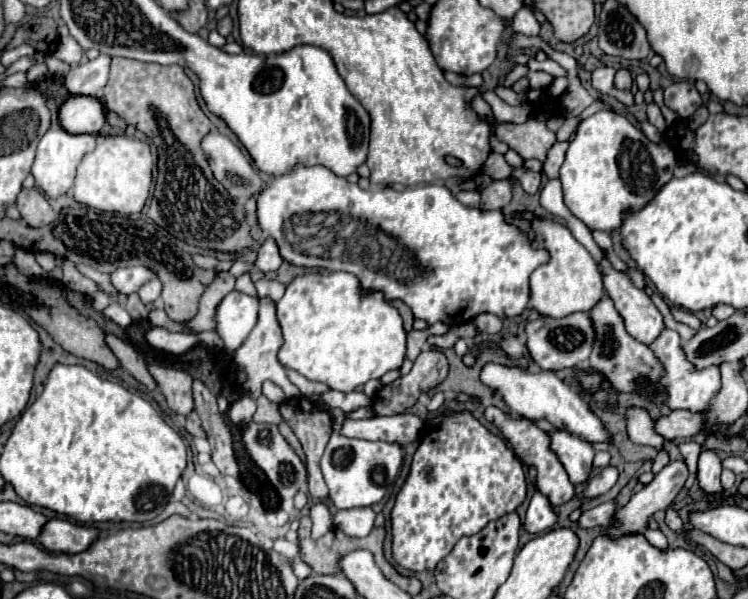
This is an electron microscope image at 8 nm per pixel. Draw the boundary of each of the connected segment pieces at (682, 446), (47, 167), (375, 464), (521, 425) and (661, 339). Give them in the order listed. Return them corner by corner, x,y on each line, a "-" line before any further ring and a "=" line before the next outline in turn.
693,439
679,443
679,453
685,457
685,463
687,463
689,470
689,477
684,485
686,490
689,490
692,487
692,484
696,479
697,457
699,457
699,451
701,451
701,445
699,445
697,441
693,441
=
49,129
37,145
35,163
31,167
37,187
51,199
65,195
73,187
73,179
75,179
79,161
83,159
85,153
93,149
95,149
95,135
73,135
73,133
67,133
65,129
=
331,409
331,417
333,417
333,435
321,459
321,469
329,487
331,501
335,503
337,509
355,509
355,507
369,507
373,503
379,503
389,491
389,485
393,485
399,467
403,463
401,445
387,441
341,437
339,427
343,423
343,411
=
495,405
485,407
485,419
499,429
503,439
511,445
511,449
523,461
523,465
525,465
525,457
527,457
527,465
537,469
537,489
545,497
549,497
553,507
557,507
557,505
561,505
573,497
575,487
571,485
569,475
565,473
565,467
561,465
561,461
557,461
557,455
549,449
549,433
547,431
539,429
531,419
521,417
521,415
513,415
513,413
505,413
503,409
499,409
=
665,329
651,345
649,345
655,355
659,357
659,361
665,367
665,377
661,379
661,385
665,387
663,393
655,395
653,401
663,401
667,403
671,409
689,409
689,411
705,411
711,403
711,399
719,393
721,389
721,377
719,377
719,367
707,367
703,371
695,371
693,365
685,359
685,353
681,349
681,337
677,335
677,331

